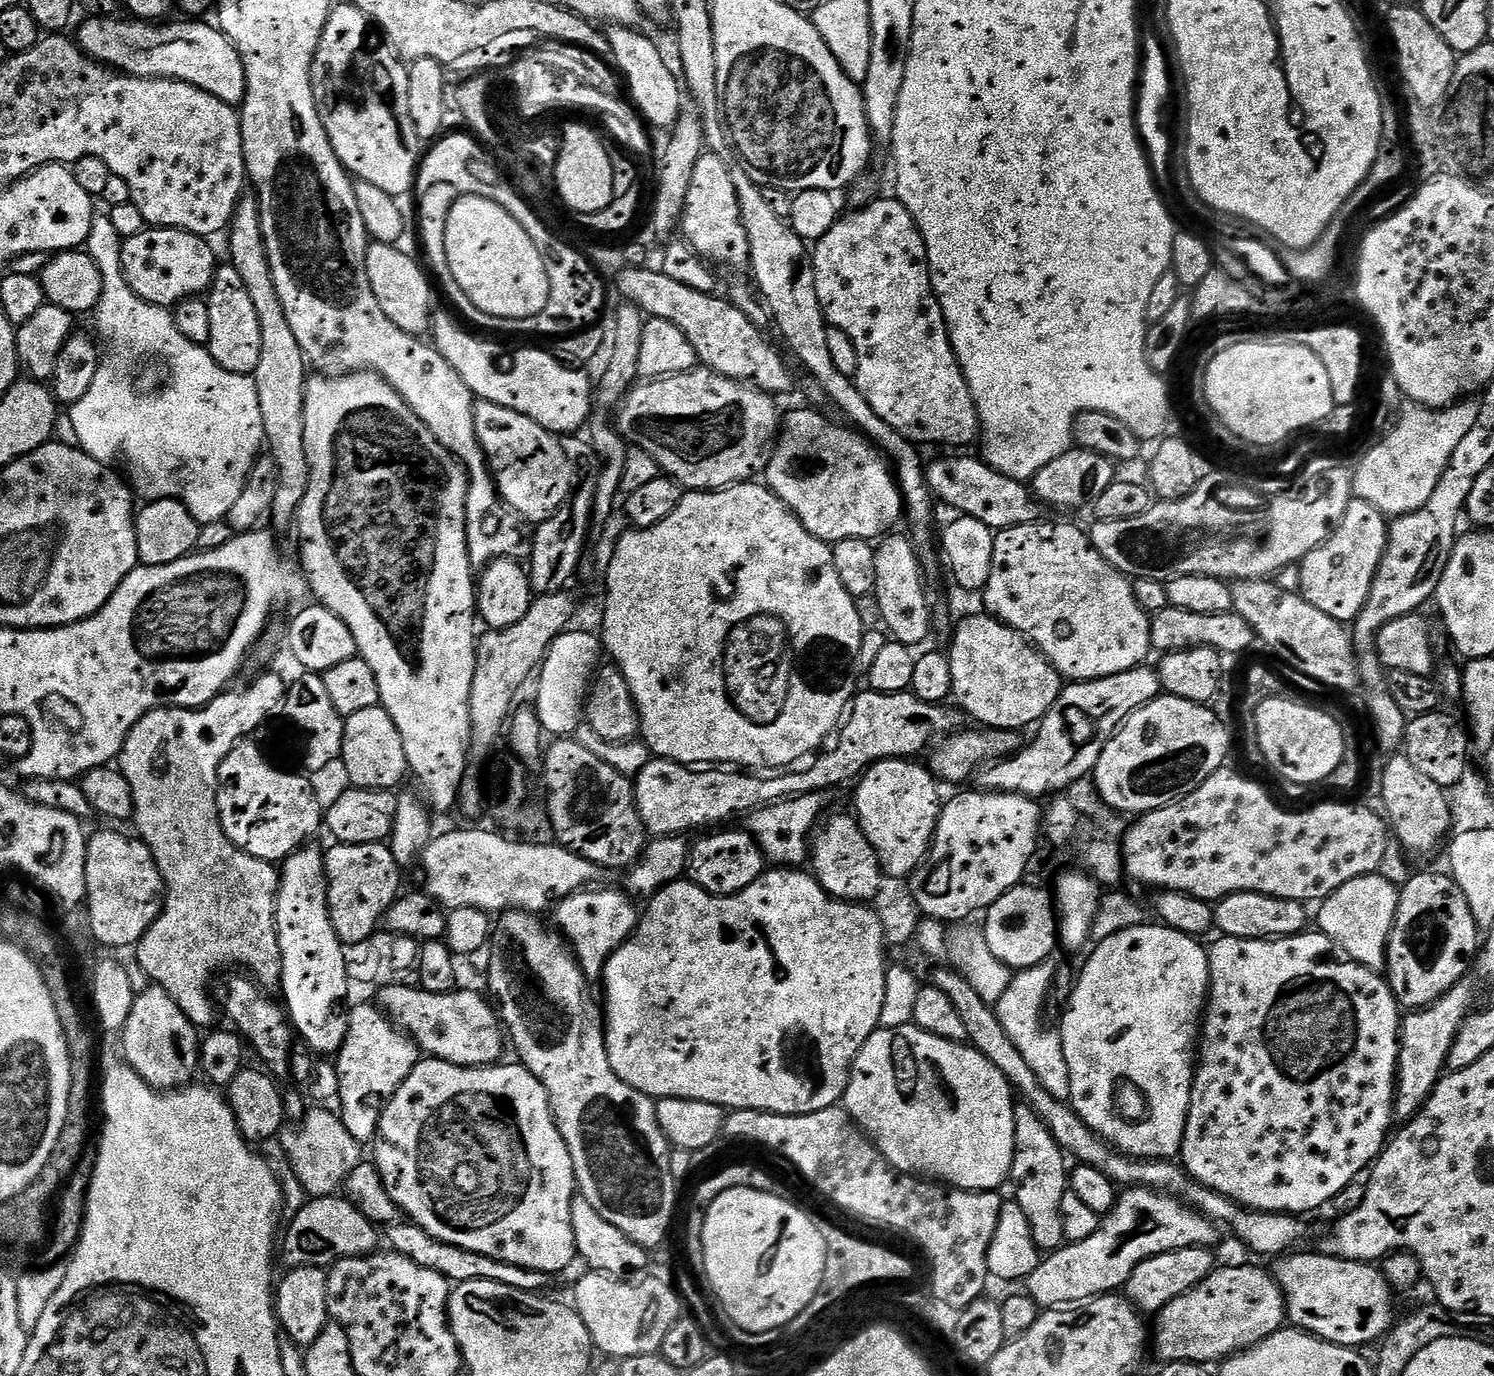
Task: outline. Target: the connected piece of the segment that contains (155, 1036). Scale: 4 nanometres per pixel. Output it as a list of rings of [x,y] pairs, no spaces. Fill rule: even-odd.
[[[148,986],[148,989],[141,996],[139,993],[133,999],[132,1009],[119,1036],[120,1044],[124,1047],[125,1057],[123,1056],[123,1059],[128,1067],[133,1068],[151,1088],[161,1092],[183,1090],[195,1081],[192,1079],[195,1078],[196,1072],[198,1076],[198,1069],[202,1064],[201,1033],[196,1025],[190,1022],[190,1018],[186,1018],[186,1014],[182,1014],[178,1002],[174,1002],[174,998],[170,994],[166,994],[166,990]]]

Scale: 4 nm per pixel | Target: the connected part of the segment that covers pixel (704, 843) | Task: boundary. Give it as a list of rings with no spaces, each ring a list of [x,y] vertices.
[[[724,830],[701,835],[704,837],[697,844],[691,845],[686,876],[712,896],[735,896],[736,893],[746,890],[746,886],[753,884],[766,871],[766,861],[760,847],[756,845],[756,839],[748,835],[747,831],[720,831]]]

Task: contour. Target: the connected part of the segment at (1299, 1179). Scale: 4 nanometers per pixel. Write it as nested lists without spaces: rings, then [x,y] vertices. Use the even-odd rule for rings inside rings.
[[[1305,930],[1299,936],[1266,940],[1247,940],[1225,935],[1219,939],[1213,948],[1207,949],[1210,987],[1206,1011],[1202,1016],[1202,1043],[1198,1048],[1198,1067],[1194,1073],[1192,1101],[1179,1159],[1184,1171],[1197,1184],[1212,1188],[1241,1208],[1285,1214],[1312,1212],[1330,1203],[1363,1168],[1364,1171],[1371,1169],[1390,1139],[1396,1102],[1396,1067],[1400,1061],[1402,1009],[1396,1002],[1392,987],[1381,973],[1364,968],[1361,964],[1353,964],[1347,958],[1335,960],[1332,957],[1332,940],[1319,930]]]

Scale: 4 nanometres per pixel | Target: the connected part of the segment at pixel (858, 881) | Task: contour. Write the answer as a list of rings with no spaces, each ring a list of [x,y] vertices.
[[[855,815],[830,816],[817,823],[810,840],[812,875],[836,900],[846,900],[853,904],[868,904],[875,901],[886,873],[880,867],[880,859],[874,846],[870,846]]]

